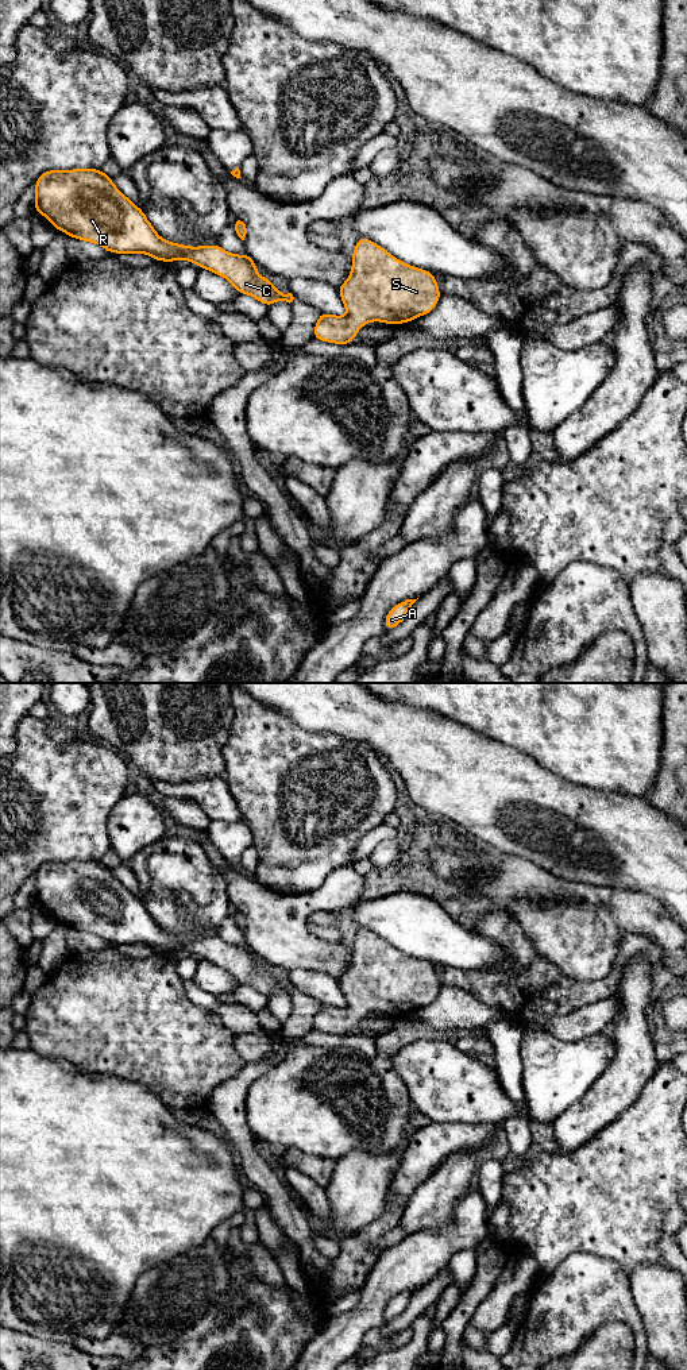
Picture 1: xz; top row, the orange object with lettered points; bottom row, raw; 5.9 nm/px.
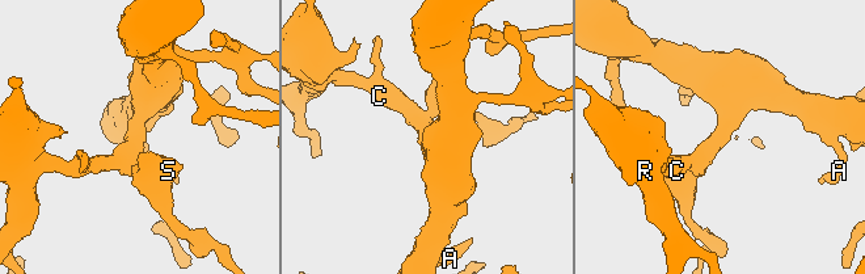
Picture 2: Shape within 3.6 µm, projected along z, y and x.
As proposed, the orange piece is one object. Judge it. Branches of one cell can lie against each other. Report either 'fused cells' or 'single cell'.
single cell

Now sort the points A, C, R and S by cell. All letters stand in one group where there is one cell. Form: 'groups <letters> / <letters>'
groups A C R S

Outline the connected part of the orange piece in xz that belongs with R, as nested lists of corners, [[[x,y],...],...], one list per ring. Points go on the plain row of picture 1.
[[[72,860],[72,861],[46,861],[35,872],[34,899],[45,907],[57,922],[67,925],[70,929],[96,934],[105,942],[113,945],[147,945],[154,952],[175,953],[185,950],[207,960],[232,975],[239,985],[250,985],[266,997],[277,992],[292,993],[292,984],[281,984],[269,969],[256,964],[258,956],[246,943],[243,946],[231,945],[219,935],[211,937],[184,937],[167,933],[161,929],[143,900],[136,898],[124,887],[112,869],[101,860]]]

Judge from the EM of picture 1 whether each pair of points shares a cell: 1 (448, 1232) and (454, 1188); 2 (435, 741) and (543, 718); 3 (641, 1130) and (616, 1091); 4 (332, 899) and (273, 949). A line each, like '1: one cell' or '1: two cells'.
1: two cells
2: two cells
3: two cells
4: one cell

